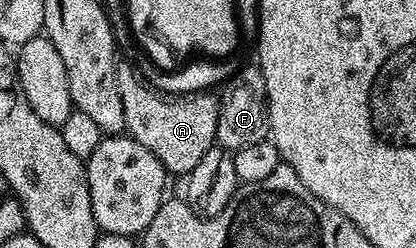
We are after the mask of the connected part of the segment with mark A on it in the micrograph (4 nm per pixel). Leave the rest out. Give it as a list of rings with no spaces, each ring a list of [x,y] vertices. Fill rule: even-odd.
[[[125,62],[117,65],[117,85],[123,98],[125,132],[132,136],[135,142],[147,146],[147,150],[151,150],[151,154],[159,158],[166,173],[189,173],[192,168],[199,166],[203,154],[215,147],[219,103],[216,95],[208,91],[178,94],[158,90],[152,83],[144,84],[137,77],[136,70]]]

